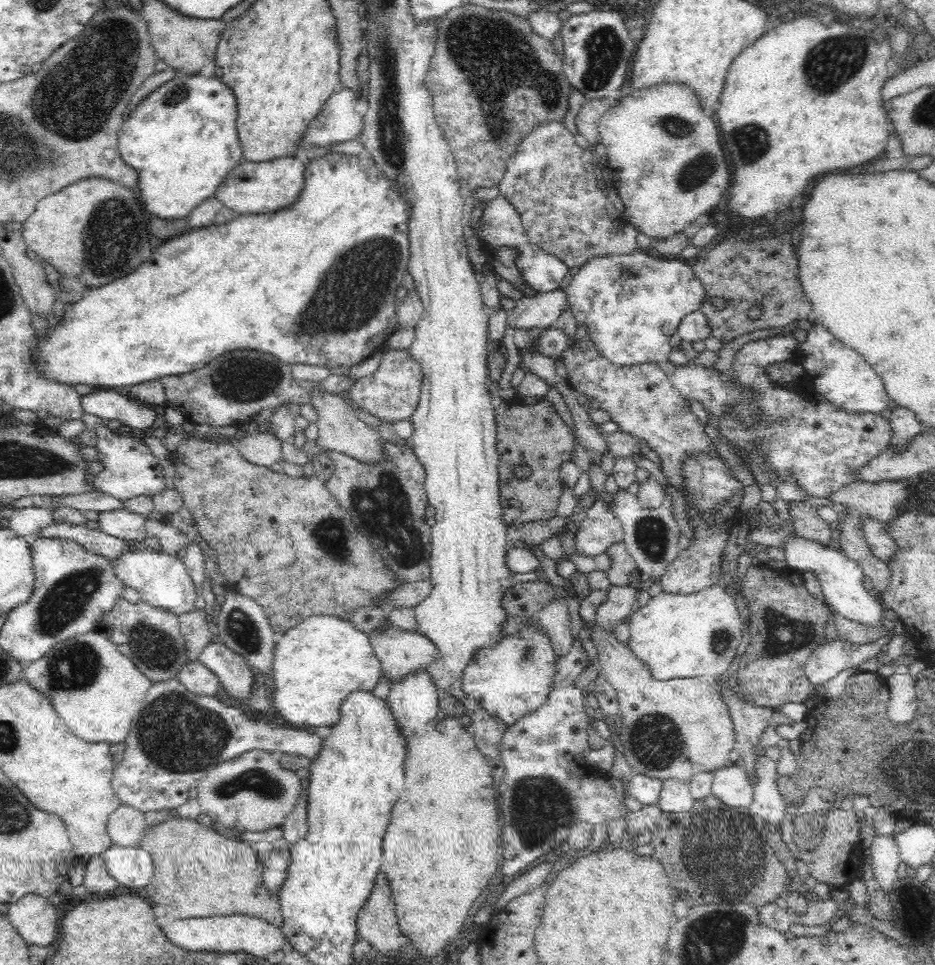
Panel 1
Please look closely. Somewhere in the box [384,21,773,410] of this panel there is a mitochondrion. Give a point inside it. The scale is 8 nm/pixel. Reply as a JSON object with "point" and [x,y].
{"point":[605,48]}

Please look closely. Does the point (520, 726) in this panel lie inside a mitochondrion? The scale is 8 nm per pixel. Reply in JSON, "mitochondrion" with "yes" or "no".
{"mitochondrion":"no"}

